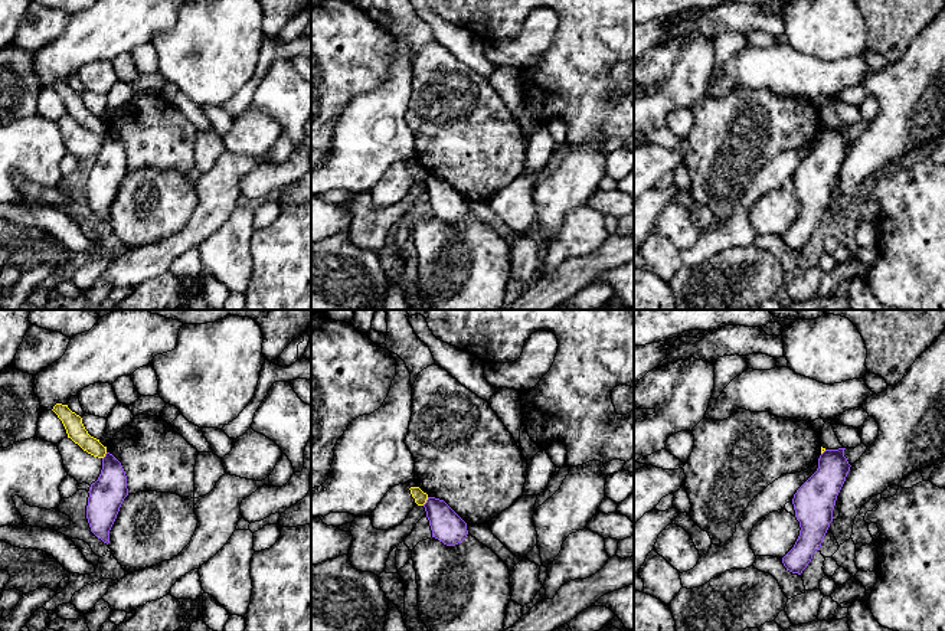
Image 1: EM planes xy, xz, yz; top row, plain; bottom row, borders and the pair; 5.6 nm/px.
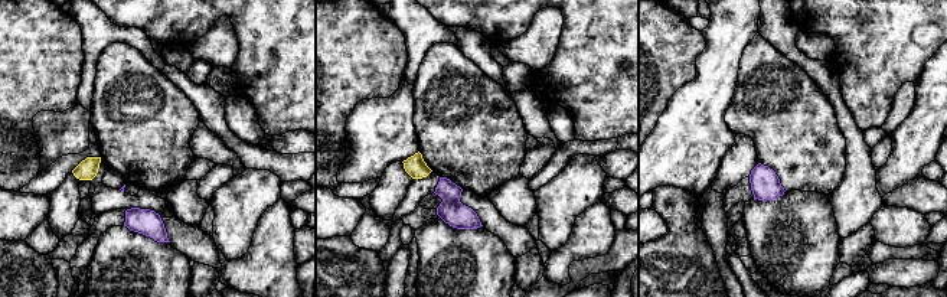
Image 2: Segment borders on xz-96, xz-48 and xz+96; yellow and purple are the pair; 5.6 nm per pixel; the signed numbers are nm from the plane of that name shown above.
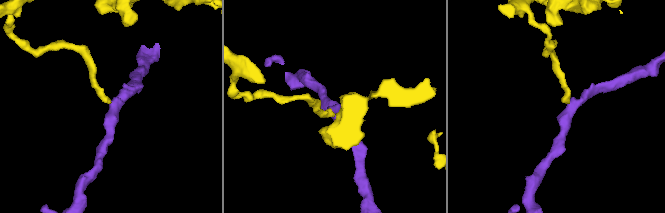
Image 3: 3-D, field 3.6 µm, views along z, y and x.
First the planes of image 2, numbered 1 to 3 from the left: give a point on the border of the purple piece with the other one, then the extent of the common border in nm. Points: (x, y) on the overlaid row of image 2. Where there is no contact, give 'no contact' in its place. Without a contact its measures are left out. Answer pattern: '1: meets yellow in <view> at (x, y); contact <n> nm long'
1: no contact
2: no contact
3: no contact

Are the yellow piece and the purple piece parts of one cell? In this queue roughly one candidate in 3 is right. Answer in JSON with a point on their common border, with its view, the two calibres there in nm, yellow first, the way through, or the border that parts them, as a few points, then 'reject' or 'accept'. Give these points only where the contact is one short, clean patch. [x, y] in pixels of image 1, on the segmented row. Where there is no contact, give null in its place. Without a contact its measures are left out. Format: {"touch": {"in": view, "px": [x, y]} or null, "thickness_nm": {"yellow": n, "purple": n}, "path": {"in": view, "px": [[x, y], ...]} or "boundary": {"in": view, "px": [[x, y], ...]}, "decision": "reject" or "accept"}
{"touch": {"in": "xz", "px": [425, 502]}, "thickness_nm": {"yellow": 70, "purple": 180}, "boundary": {"in": "xz", "px": [[428, 497], [422, 504]]}, "decision": "reject"}

